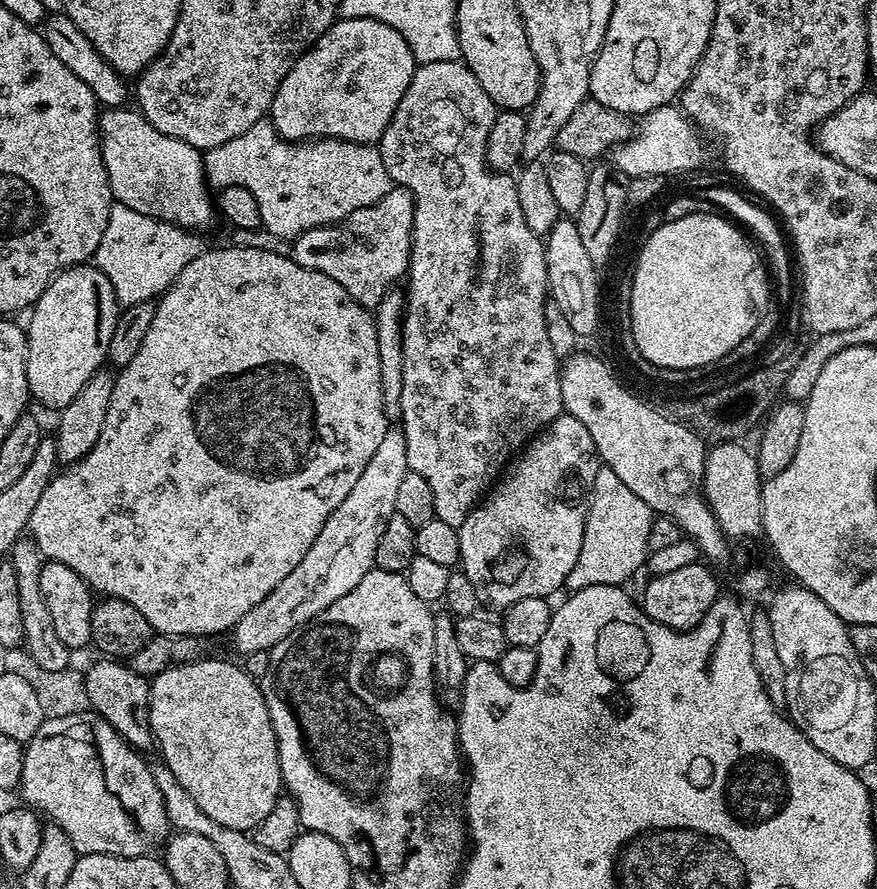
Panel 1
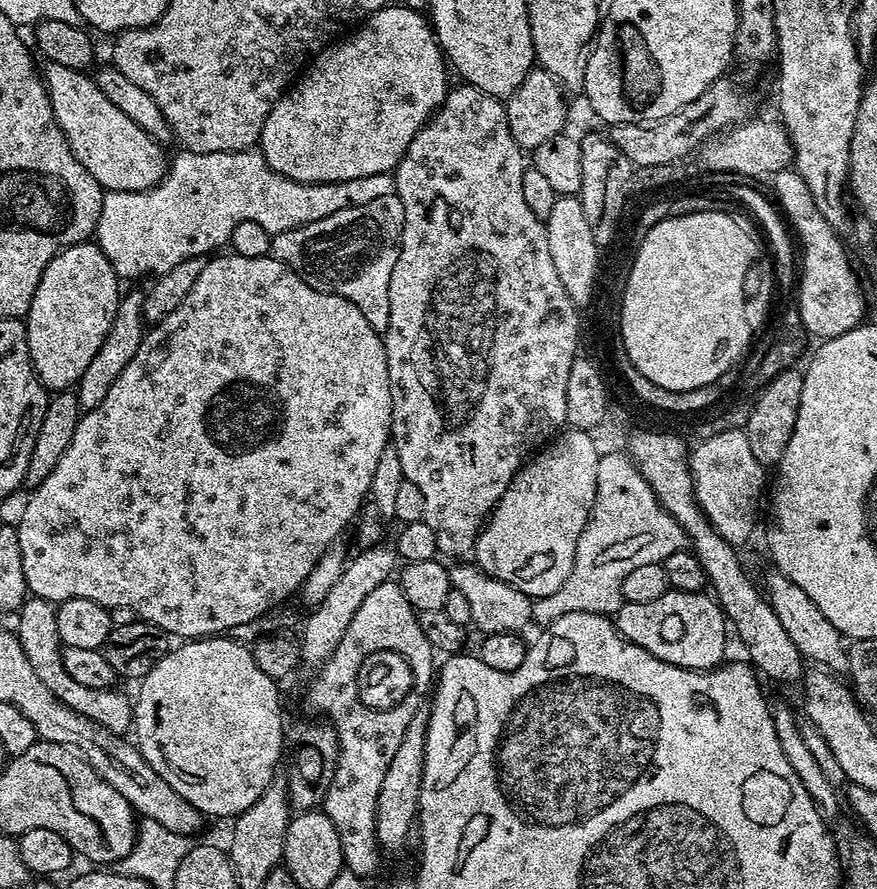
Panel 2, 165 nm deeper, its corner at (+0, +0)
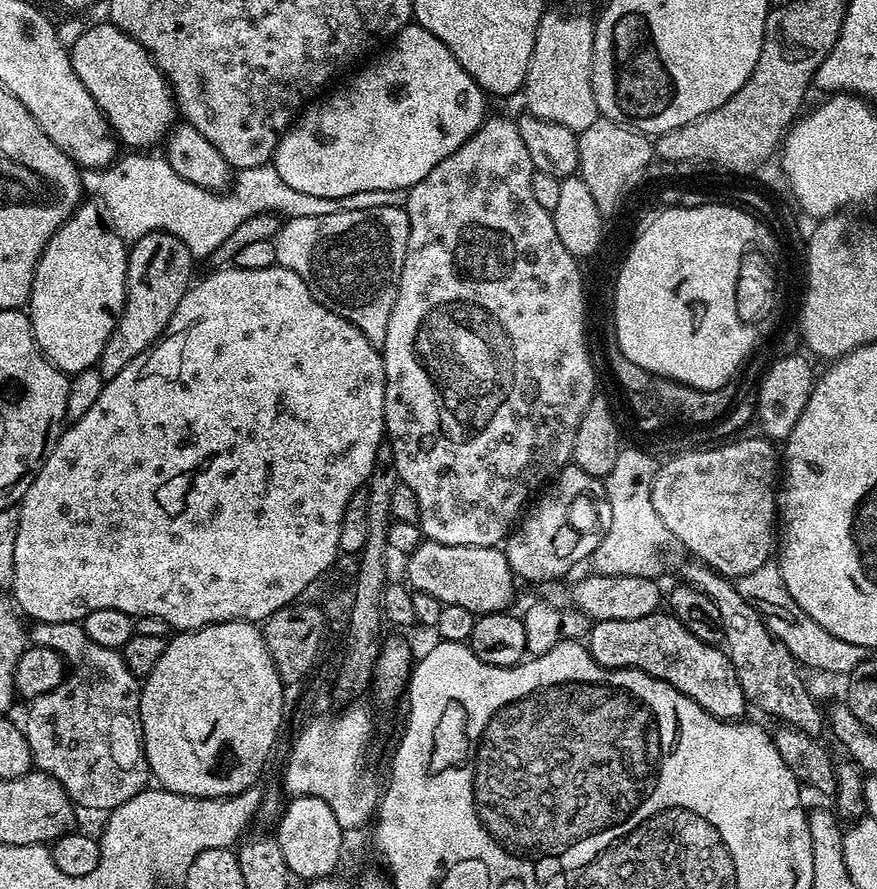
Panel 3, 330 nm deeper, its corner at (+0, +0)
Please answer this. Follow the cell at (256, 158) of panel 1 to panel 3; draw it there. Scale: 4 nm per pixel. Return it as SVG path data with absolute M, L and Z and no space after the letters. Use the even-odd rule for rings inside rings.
M124 155L105 168L83 169L80 174L83 191L87 195L89 192L90 195L97 196L92 198L102 205L107 223L121 240L135 242L151 232L169 232L188 247L194 258L211 257L212 252L218 250L218 246L222 246L226 238L230 238L231 232L237 226L242 226L246 218L254 218L254 214L275 212L281 218L291 218L321 216L374 206L404 208L406 204L406 192L403 188L359 192L341 200L314 198L286 186L286 182L278 178L278 170L271 163L241 168L235 173L227 191L211 192L202 186L194 186L194 182L186 182L186 178L178 178L163 155Z

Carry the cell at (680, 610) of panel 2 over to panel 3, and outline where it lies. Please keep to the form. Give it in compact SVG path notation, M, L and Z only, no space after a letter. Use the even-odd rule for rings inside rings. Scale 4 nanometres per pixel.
M657 610L646 618L629 618L626 622L595 621L589 627L586 647L594 662L598 662L603 668L637 668L654 678L665 680L667 684L698 702L702 710L720 720L736 722L743 717L740 715L746 709L746 701L742 686L734 674L734 666L728 661L727 651L723 647L694 638L694 634L690 634L690 630L686 630L686 626L682 626L682 622L678 622L678 618L667 611Z

